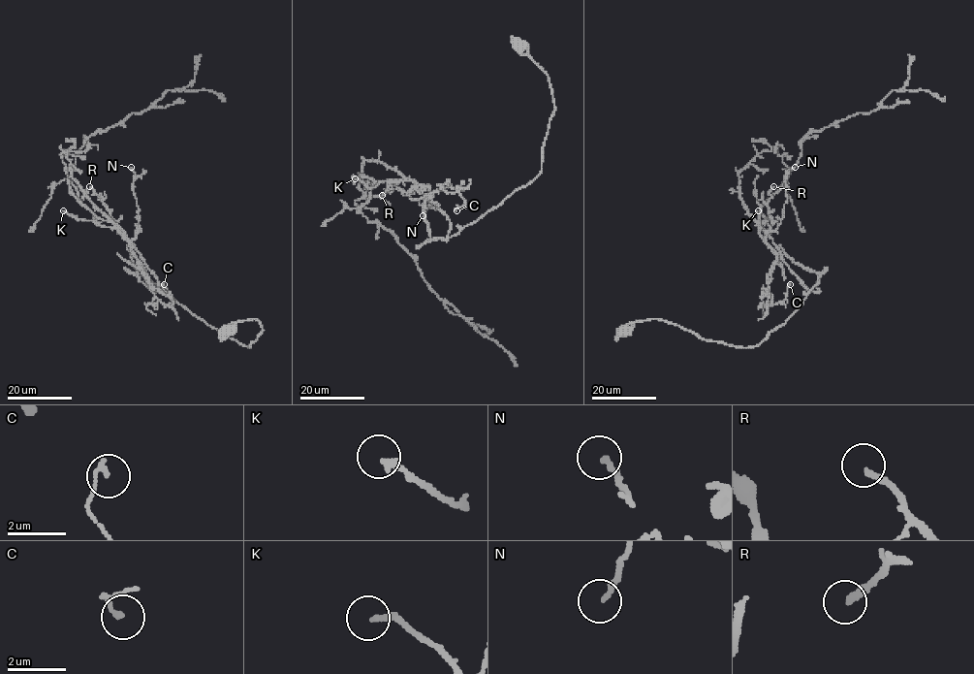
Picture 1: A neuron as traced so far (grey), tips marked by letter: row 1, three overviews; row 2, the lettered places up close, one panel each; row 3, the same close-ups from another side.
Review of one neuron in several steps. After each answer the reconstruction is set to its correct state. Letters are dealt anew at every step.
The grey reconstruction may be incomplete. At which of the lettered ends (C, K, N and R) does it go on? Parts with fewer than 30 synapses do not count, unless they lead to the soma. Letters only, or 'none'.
R

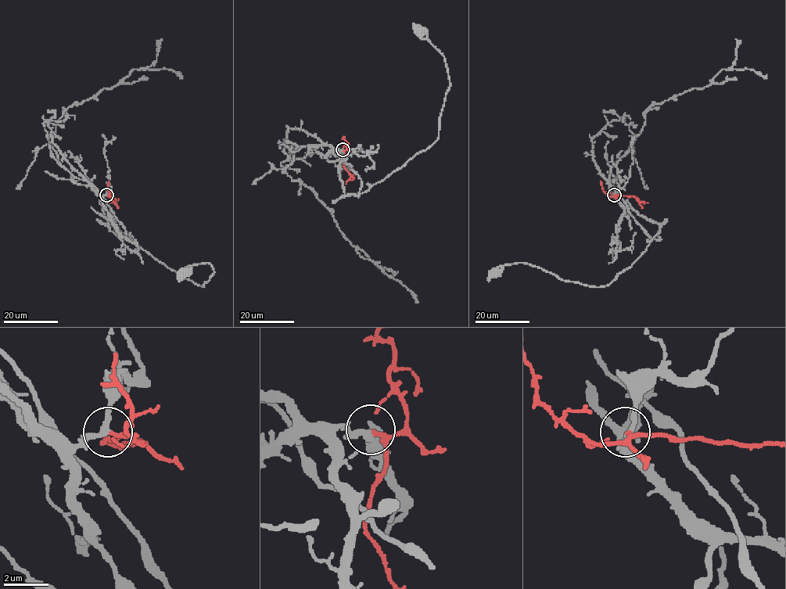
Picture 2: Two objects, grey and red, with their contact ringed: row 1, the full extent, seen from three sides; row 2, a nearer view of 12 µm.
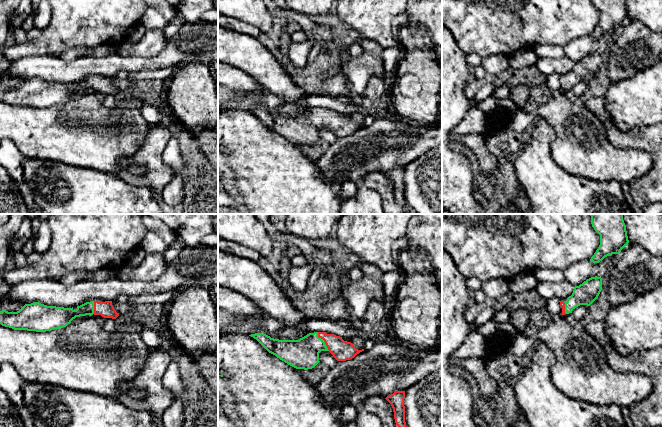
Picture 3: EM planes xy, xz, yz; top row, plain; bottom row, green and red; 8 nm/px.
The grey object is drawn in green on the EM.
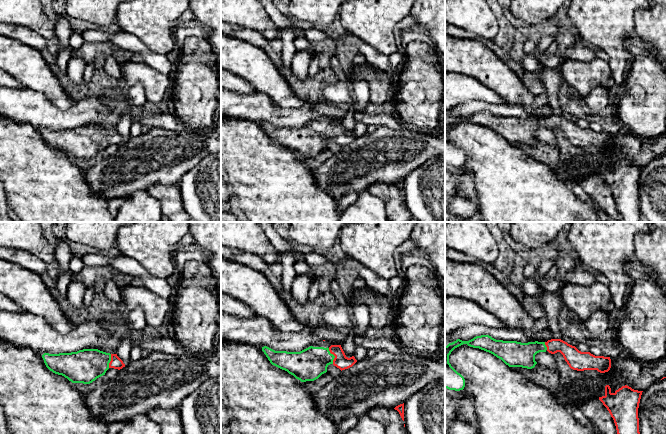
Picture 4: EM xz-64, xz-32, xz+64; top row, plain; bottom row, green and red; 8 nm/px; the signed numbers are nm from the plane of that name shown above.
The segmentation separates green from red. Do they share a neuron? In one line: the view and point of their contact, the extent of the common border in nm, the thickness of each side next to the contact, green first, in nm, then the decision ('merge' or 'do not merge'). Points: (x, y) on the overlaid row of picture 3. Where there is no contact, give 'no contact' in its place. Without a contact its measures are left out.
contact xz (323, 341); length 180 nm; calibres 240 and 160 nm; merge

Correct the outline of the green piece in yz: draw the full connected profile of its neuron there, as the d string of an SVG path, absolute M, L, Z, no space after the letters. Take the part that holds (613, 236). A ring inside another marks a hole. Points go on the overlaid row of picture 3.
M590 214L591 224L600 235L600 245L590 261L599 263L605 257L619 254L629 240L623 214Z

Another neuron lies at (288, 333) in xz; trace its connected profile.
M252 326L248 328L245 332L246 335L251 335L255 333L264 333L271 338L279 340L299 340L300 338L309 334L299 330L298 328L291 327L283 328L276 332L270 332L264 326Z

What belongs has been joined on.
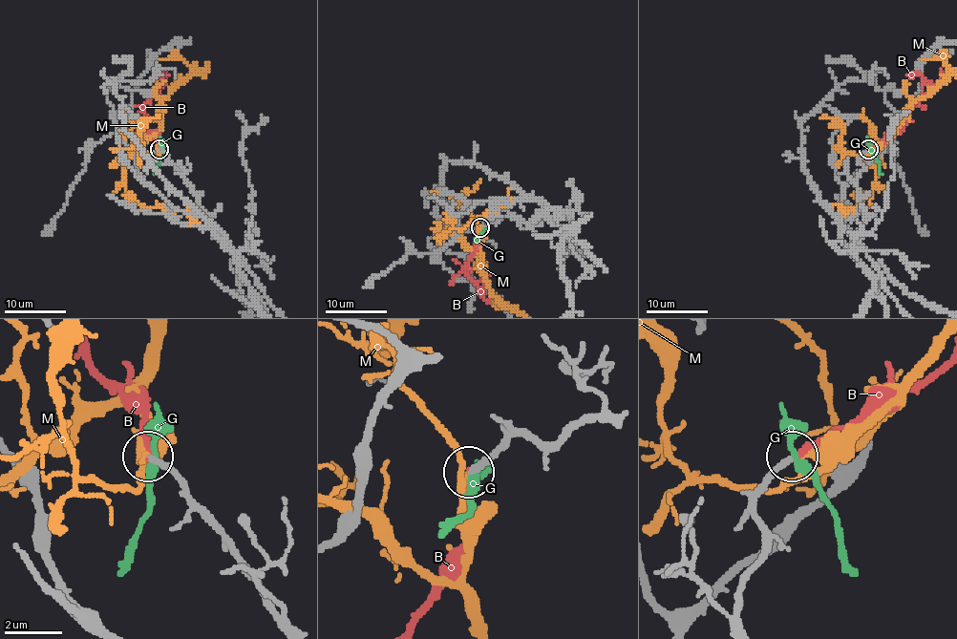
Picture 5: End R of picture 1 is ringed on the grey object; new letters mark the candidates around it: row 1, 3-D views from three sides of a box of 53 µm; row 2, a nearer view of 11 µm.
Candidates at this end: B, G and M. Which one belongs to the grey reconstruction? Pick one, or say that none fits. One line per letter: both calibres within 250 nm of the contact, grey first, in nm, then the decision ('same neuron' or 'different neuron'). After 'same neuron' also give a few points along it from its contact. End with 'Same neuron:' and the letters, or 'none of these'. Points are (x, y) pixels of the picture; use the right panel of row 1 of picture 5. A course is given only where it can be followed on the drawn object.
B: 240 nm thick on the grey side, 220 nm on the other; same neuron; it runs (868, 149), (900, 131), (913, 105), (932, 88), (921, 77), (907, 75)
G: 240 nm thick on the grey side, 260 nm on the other; different neuron
M: 240 nm thick on the grey side, 240 nm on the other; different neuron
Same neuron: B

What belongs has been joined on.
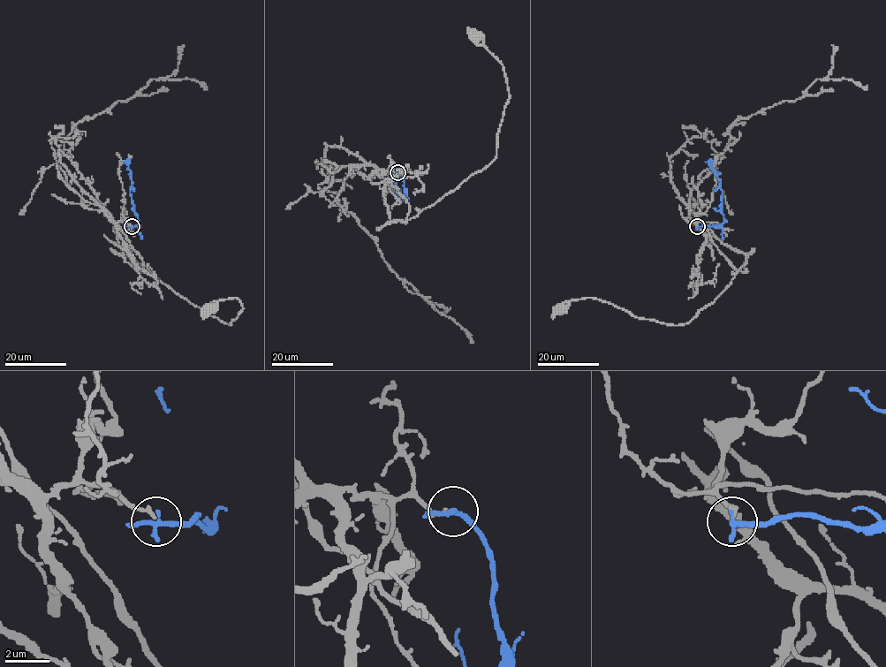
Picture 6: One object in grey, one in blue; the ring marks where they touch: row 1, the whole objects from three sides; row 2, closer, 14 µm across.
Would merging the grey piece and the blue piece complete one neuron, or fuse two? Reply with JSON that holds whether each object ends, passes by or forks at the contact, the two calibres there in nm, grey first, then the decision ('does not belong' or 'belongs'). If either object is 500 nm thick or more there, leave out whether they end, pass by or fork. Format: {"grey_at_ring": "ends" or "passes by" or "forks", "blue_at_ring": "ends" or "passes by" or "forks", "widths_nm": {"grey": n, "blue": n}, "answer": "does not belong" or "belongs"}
{"grey_at_ring": "ends", "blue_at_ring": "passes by", "widths_nm": {"grey": 160, "blue": 240}, "answer": "does not belong"}

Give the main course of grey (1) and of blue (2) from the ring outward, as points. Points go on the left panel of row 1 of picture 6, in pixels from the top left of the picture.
1: (132, 226), (117, 223), (123, 252), (147, 266), (179, 295), (230, 324), (242, 305), (230, 298), (208, 308)
2: (132, 226), (139, 226), (138, 216), (130, 193), (131, 172), (128, 164), (122, 162)

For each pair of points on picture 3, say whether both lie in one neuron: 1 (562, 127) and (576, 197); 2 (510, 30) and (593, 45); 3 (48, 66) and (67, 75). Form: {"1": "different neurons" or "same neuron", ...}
{"1": "different neurons", "2": "different neurons", "3": "same neuron"}

